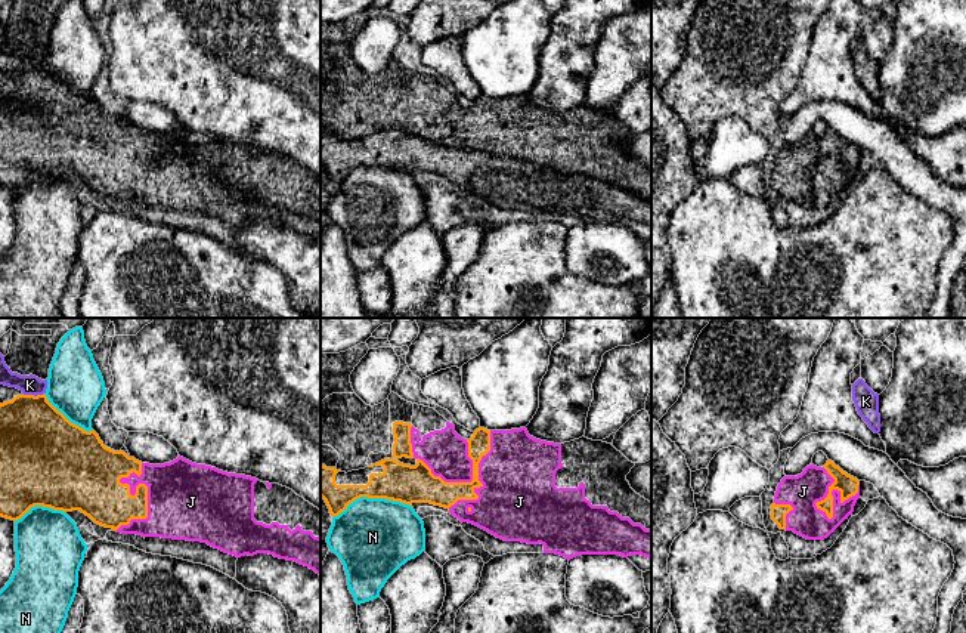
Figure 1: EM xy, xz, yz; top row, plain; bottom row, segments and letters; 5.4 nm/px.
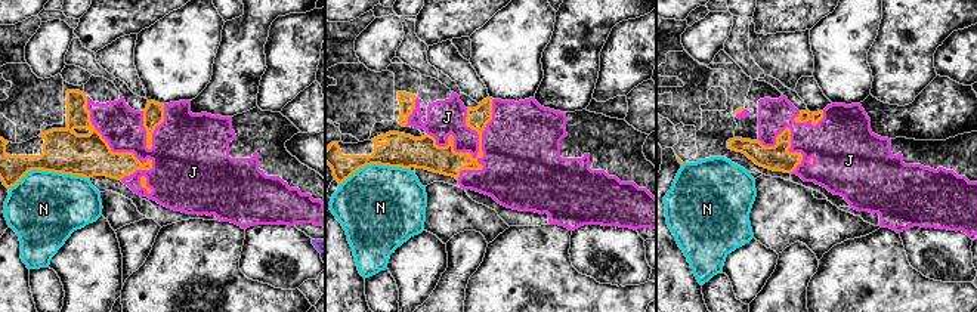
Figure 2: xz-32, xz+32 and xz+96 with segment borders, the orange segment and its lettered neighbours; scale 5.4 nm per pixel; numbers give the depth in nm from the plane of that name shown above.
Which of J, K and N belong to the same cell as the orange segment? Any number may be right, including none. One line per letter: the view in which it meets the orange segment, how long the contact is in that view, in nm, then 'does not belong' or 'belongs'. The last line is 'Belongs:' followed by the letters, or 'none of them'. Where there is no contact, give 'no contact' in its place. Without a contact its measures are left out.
J: xy | 400 nm | belongs
K: xy | 100 nm | does not belong
N: xz | 440 nm | does not belong
Belongs: J

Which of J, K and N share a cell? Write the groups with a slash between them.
J / K / N

